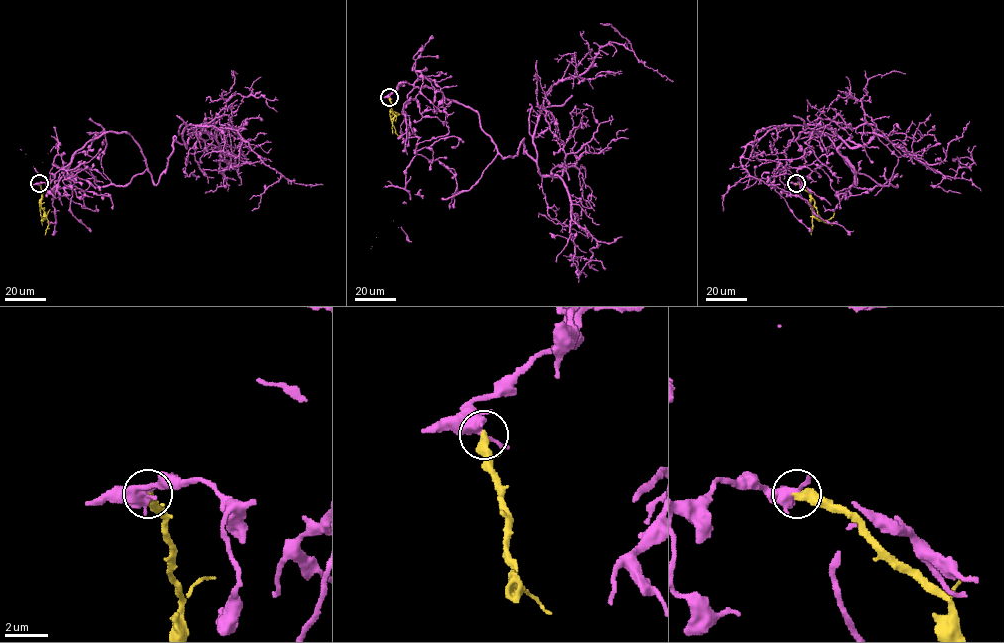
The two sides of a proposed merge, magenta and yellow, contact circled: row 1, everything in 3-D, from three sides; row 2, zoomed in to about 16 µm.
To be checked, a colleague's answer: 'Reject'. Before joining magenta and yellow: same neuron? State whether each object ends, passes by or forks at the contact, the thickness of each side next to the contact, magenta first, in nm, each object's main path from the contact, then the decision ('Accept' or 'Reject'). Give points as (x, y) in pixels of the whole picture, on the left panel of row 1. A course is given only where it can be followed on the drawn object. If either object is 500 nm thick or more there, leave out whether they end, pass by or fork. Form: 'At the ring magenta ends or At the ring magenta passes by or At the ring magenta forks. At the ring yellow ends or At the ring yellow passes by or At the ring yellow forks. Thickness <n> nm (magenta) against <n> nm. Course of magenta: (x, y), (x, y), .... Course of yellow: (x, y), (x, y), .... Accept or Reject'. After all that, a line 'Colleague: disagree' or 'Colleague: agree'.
At the ring magenta forks. At the ring yellow ends. Thickness 320 nm (magenta) against 480 nm. Course of magenta: (39, 183), (111, 132), (132, 138), (155, 184), (188, 125), (229, 128), (282, 176), (252, 211). Course of yellow: (39, 183), (42, 220), (50, 209). Reject
Colleague: agree

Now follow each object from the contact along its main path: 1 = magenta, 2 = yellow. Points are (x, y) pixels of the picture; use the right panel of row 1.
1: (796, 183), (779, 173), (802, 132), (855, 184), (838, 148), (858, 145), (769, 130), (723, 211)
2: (796, 183), (810, 194), (822, 219), (830, 219), (834, 209)

